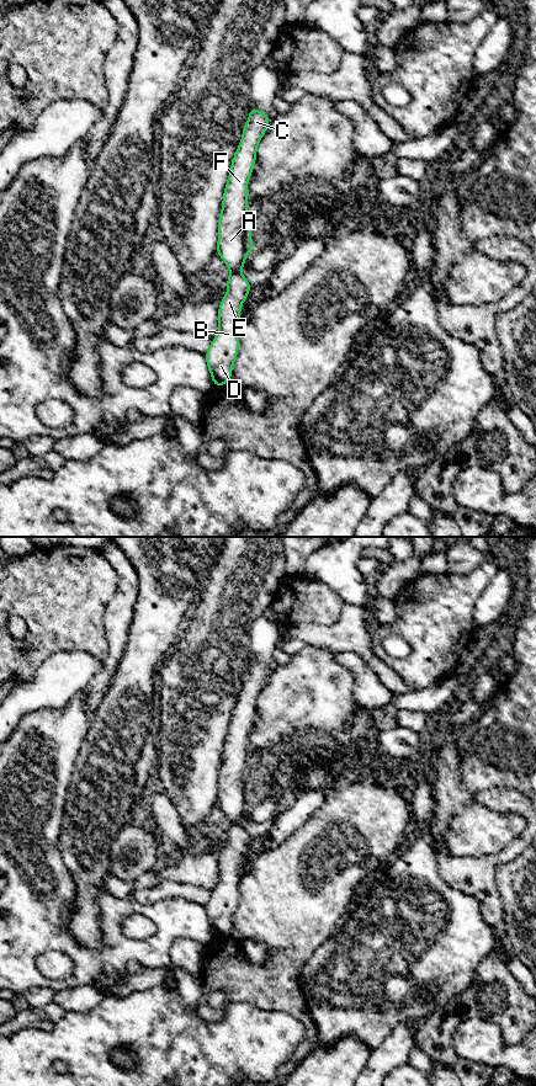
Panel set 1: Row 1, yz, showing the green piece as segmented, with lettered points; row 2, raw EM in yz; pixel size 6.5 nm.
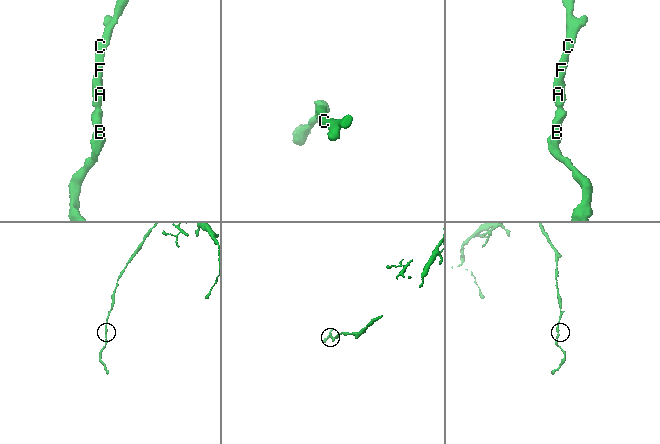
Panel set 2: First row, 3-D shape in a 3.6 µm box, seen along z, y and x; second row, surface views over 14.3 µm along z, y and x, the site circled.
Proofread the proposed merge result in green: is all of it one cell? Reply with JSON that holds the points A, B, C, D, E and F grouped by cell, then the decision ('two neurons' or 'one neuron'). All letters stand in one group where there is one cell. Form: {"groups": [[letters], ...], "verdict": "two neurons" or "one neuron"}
{"groups": [["A", "B", "C", "D", "E", "F"]], "verdict": "one neuron"}

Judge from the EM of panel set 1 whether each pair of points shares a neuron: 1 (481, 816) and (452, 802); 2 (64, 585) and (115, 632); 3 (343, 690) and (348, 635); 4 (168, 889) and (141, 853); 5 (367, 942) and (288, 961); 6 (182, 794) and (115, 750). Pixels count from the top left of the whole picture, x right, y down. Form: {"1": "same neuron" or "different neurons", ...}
{"1": "different neurons", "2": "different neurons", "3": "different neurons", "4": "different neurons", "5": "different neurons", "6": "different neurons"}

